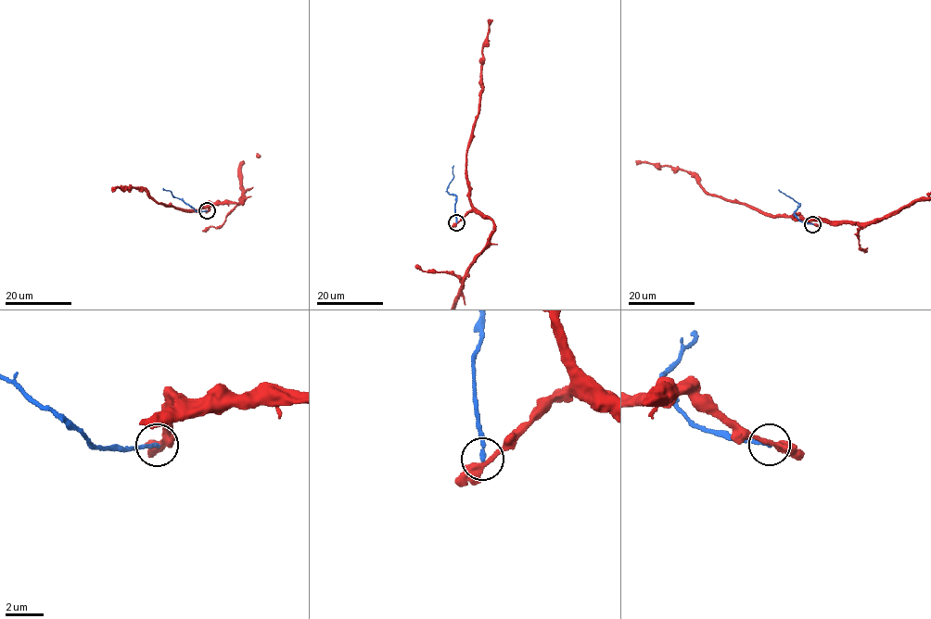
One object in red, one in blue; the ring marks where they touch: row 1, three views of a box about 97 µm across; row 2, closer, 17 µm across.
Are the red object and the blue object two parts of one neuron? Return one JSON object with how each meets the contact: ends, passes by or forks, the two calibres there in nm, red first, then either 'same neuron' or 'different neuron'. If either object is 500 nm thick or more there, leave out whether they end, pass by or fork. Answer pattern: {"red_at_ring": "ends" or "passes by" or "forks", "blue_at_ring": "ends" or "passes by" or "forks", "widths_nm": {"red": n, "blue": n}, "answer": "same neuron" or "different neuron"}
{"red_at_ring": "passes by", "blue_at_ring": "ends", "widths_nm": {"red": 360, "blue": 200}, "answer": "different neuron"}

